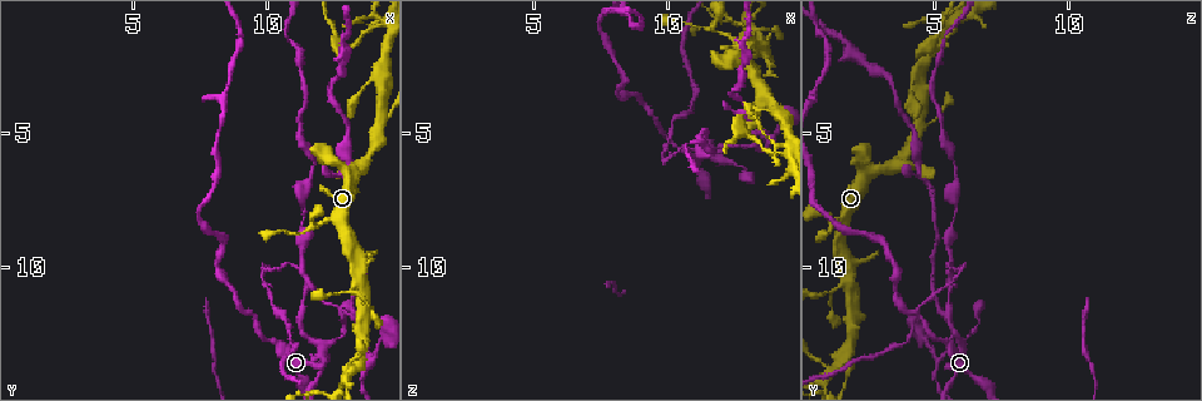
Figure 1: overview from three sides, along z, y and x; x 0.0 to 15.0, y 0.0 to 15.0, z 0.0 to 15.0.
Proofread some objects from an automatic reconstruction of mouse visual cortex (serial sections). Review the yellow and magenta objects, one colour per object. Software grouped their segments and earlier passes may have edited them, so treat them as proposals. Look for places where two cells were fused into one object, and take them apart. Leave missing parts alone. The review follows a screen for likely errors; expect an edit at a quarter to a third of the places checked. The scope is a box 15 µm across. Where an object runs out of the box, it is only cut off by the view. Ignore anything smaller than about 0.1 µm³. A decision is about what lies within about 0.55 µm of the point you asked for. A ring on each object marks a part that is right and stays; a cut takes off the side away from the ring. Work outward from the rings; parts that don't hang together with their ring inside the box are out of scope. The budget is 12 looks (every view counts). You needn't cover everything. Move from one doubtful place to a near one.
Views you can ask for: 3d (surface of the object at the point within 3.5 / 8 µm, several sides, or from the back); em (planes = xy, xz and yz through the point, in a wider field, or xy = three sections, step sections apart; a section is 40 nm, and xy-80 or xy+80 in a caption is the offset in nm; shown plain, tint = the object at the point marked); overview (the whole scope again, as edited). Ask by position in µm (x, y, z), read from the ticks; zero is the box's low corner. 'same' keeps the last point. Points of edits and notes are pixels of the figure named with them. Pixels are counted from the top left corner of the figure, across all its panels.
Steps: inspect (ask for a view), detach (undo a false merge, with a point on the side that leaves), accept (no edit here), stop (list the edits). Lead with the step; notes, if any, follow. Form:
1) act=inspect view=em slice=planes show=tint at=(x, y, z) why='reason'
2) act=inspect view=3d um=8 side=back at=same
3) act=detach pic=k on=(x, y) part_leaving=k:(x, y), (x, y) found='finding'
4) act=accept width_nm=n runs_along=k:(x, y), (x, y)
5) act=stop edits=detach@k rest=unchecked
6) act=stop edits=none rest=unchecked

act=inspect view=3d um=8 side=back at=(11.9, 14.0, 5.7) why='two arms in line, one across'

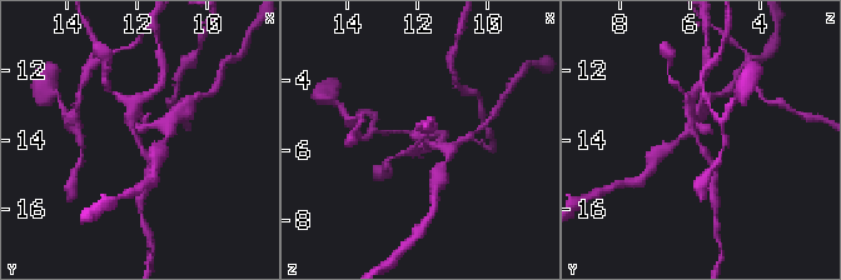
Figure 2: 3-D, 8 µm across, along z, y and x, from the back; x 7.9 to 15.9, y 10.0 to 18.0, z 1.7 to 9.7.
act=inspect view=em slice=xy step=1 show=tint at=(12.0, 13.9, 5.9) why='now the EM'

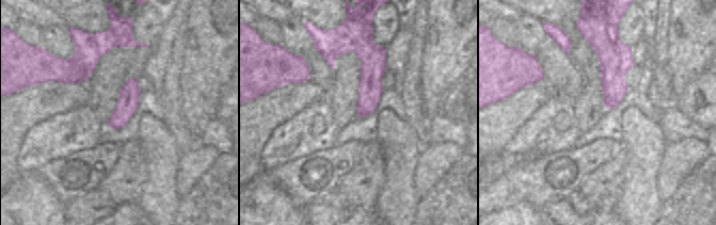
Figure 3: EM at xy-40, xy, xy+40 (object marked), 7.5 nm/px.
act=detach pic=2 on=(693, 94) arms=3 arm_widths_nm=150,200,200 part_leaving=2:(695, 119), (690, 103), (698, 84) found='a second cell is stuck on'

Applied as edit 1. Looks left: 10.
act=inspect view=overview why='redraw'

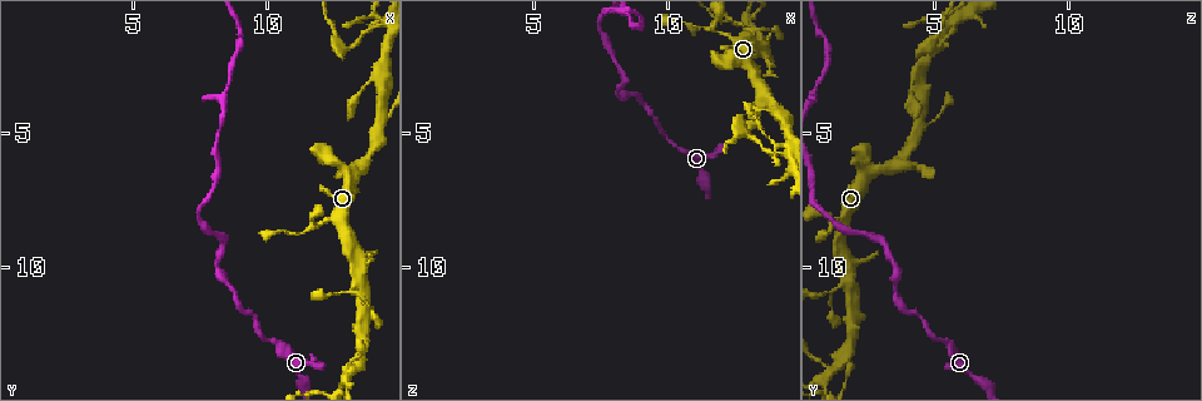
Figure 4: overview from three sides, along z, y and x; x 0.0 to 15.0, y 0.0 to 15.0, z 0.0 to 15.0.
act=inspect view=3d um=3.5 at=(13.5, 10.6, 1.8) why='a fork'

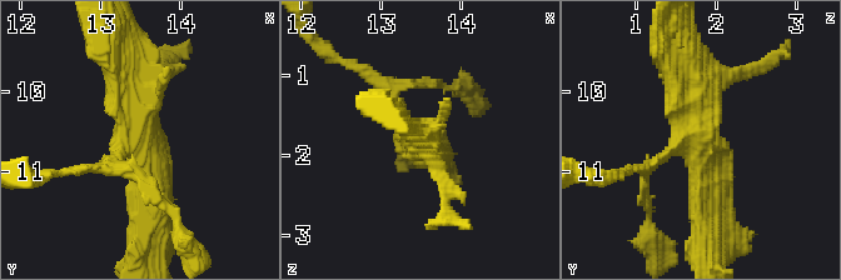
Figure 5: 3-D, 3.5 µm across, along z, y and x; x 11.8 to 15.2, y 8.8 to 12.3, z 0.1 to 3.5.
act=inspect view=em slice=xy step=3 show=tint at=(13.45, 10.45, 1.70)

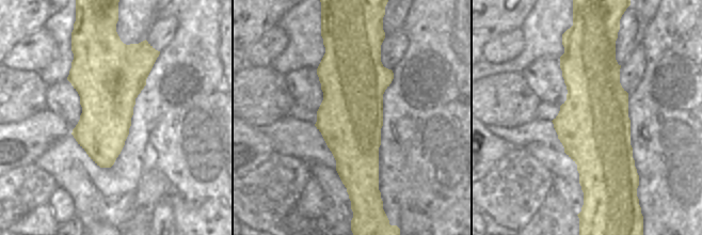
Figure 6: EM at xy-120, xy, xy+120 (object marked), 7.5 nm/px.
act=accept runs_along=5:(129, 46), (152, 211) found='all the same cell'

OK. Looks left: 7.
act=inspect view=3d um=3.5 at=(11.8, 8.4, 1.1)

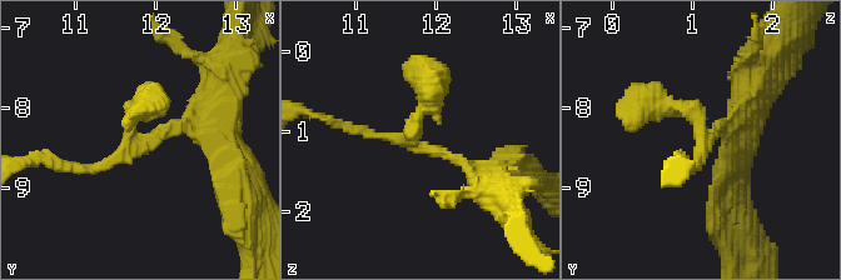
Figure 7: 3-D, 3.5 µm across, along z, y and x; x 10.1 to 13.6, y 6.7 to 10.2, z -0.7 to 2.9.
act=inspect view=em slice=xy step=3 show=tint at=(11.70, 8.35, 1.20)

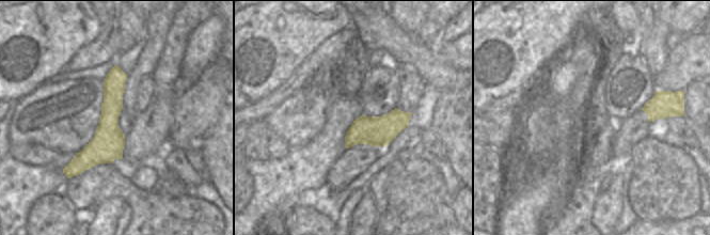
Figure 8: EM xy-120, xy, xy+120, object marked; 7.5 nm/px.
act=accept runs_along=7:(499, 181), (411, 143), (431, 91) found='one cell here'

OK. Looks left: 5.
act=inspect view=3d um=3.5 at=(14.2, 4.7, 4.4) why='small branch off a trunk'

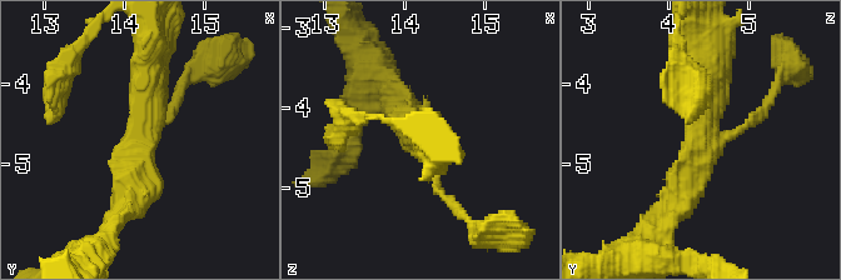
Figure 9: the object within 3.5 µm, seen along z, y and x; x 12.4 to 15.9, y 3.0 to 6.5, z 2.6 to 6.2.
act=inspect view=em slice=xy step=2 show=tint at=(14.30, 4.65, 4.40) arms=3 arm_widths_nm=100,400,400 why='shape alone is not enough'

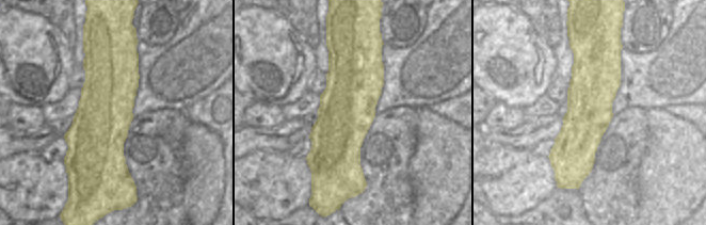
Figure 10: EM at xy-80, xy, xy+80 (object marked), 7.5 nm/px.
act=accept runs_along=9:(676, 208), (702, 134), (708, 50) found='one cell here'

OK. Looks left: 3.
act=inspect view=3d um=3.5 at=(12.8, 1.9, 5.0) why='abrupt turn'

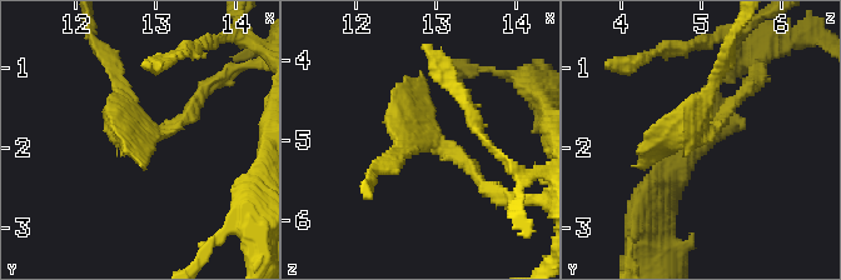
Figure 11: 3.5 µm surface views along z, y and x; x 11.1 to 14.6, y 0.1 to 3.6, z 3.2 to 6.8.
act=inspect view=em slice=xy step=2 show=tint at=(12.80, 1.85, 4.90) why='need the tissue'

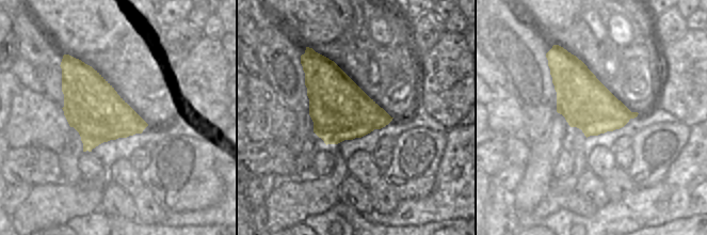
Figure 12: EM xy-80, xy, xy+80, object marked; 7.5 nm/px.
act=inspect view=em slice=planes show=tint at=same why='another direction'

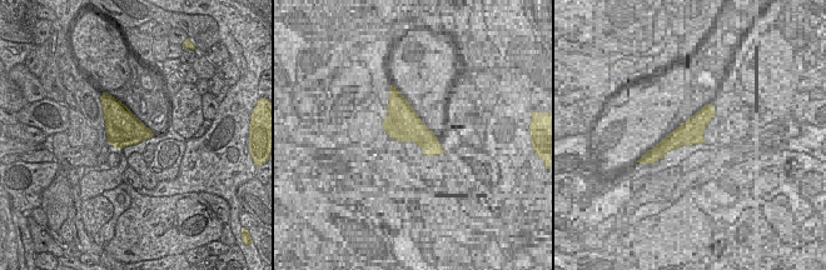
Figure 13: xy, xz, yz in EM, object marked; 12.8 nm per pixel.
act=detach pic=11 on=(428, 114) part_leaving=11:(442, 150), (404, 131), (392, 166) found='a second cell is stuck on'

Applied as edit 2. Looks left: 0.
act=stop edits=detach@2,detach@11 rest=unchecked

